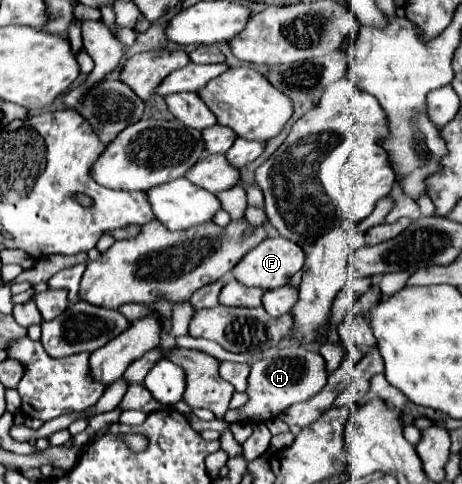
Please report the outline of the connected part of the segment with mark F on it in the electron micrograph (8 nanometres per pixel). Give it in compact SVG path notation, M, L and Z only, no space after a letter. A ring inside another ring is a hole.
M271 235L267 239L263 239L263 243L259 243L255 249L251 249L237 265L235 269L231 271L233 277L247 285L247 287L261 287L261 289L277 289L277 287L283 287L289 283L289 279L301 271L305 265L305 251L289 241L289 239L283 239L281 235Z

